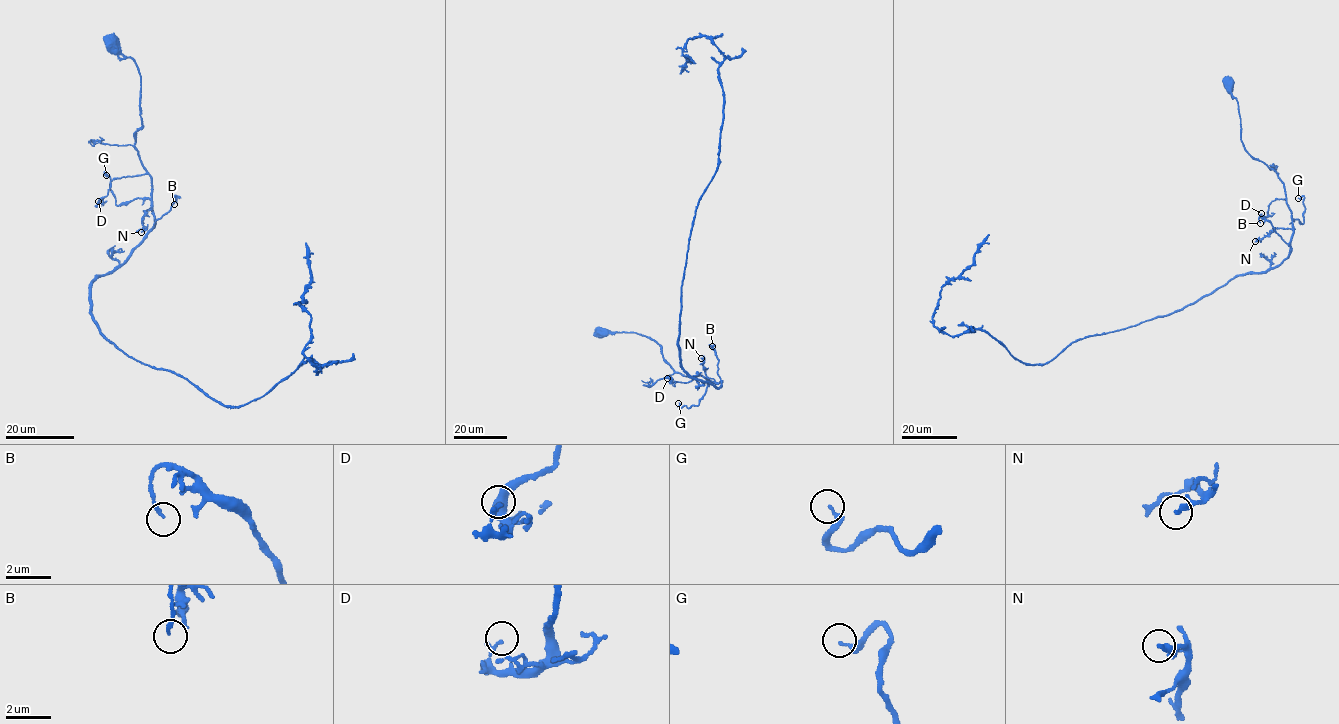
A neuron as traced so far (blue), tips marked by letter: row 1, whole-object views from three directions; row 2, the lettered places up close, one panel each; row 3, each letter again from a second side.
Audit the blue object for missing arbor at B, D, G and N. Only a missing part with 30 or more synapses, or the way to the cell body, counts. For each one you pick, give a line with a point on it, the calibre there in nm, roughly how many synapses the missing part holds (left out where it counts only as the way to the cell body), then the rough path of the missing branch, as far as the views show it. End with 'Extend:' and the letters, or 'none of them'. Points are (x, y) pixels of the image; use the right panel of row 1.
Extend: none of them

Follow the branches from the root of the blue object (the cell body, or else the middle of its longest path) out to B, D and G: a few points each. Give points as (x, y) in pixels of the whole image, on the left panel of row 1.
B: (109, 41), (140, 76), (142, 125), (134, 146), (151, 178), (152, 228), (175, 195), (174, 204)
D: (109, 41), (134, 62), (140, 76), (142, 125), (133, 133), (145, 172), (112, 179), (98, 206), (98, 201)
G: (109, 41), (140, 76), (142, 125), (134, 146), (151, 178), (151, 196), (117, 205), (106, 175)

